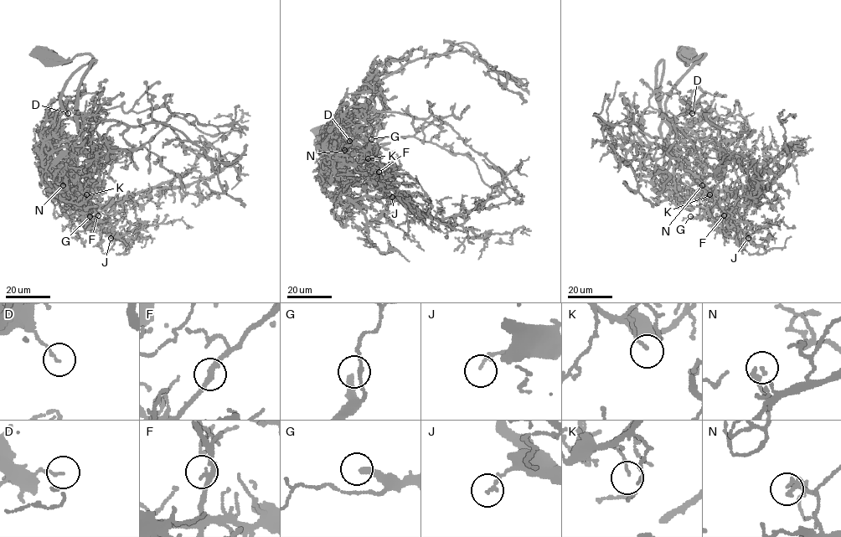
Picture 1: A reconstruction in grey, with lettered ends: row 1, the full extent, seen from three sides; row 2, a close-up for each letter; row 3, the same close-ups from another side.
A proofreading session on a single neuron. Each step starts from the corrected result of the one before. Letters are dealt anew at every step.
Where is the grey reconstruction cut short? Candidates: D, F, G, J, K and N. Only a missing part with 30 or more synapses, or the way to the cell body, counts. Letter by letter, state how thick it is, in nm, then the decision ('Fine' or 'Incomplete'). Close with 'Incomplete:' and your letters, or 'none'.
D: Thickness 100 nm. Incomplete
F: Thickness 200 nm. Fine
G: Thickness 280 nm. Incomplete
J: Thickness 120 nm. Fine
K: Thickness 110 nm. Fine
N: Thickness 180 nm. Fine
Incomplete: D, G

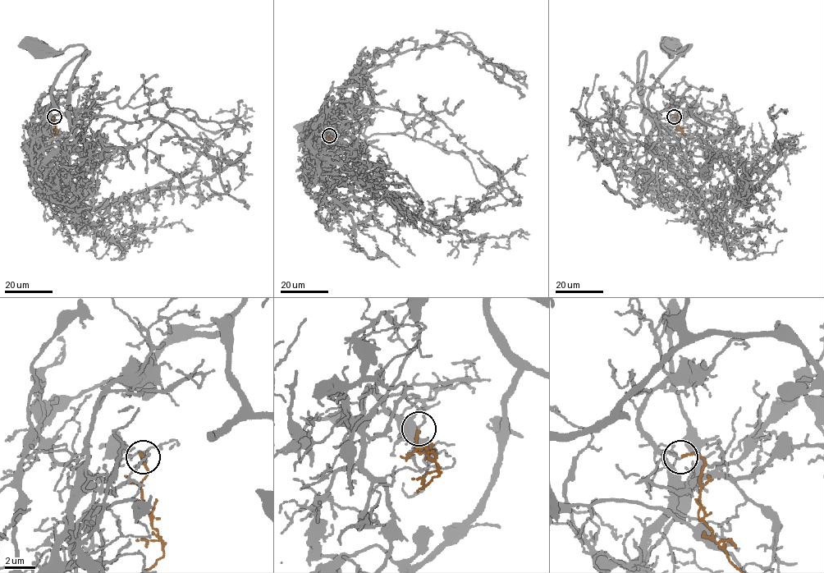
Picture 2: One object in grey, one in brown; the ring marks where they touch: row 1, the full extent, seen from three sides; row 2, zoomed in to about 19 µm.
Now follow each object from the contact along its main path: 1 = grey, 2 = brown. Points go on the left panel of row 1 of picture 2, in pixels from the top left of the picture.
1: (54, 116), (45, 119), (57, 98), (70, 108), (63, 114), (52, 97), (57, 74), (84, 48), (34, 43)
2: (54, 116), (57, 130), (54, 135)

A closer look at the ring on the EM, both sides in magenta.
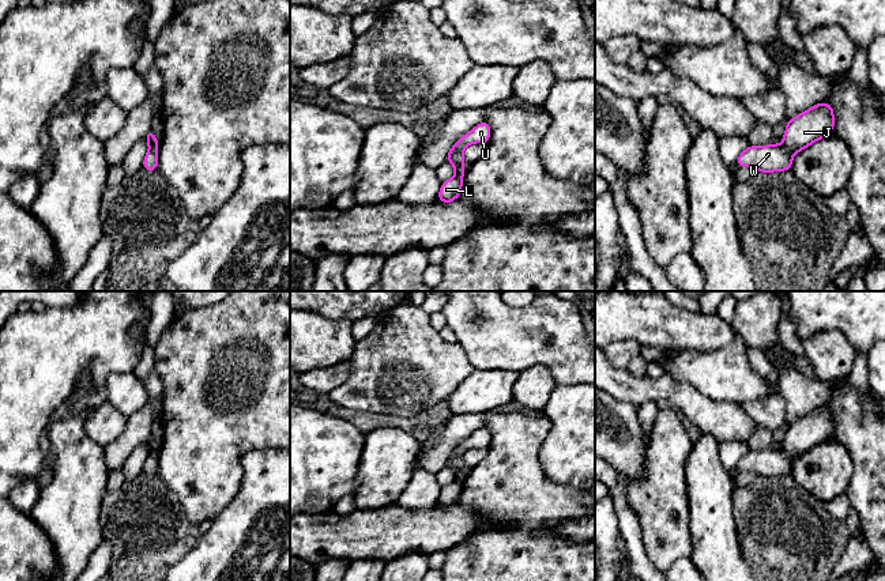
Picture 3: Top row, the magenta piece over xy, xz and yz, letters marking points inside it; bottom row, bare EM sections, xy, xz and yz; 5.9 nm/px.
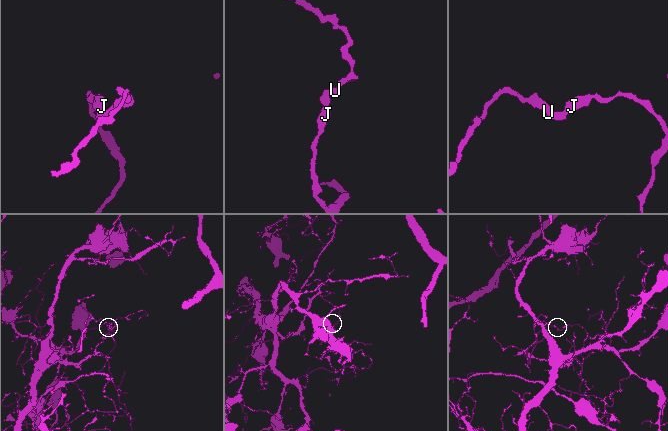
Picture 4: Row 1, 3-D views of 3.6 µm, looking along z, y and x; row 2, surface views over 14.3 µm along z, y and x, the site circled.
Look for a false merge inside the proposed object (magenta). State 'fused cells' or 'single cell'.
fused cells

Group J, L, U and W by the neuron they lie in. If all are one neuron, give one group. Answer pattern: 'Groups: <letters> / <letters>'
Groups: J L / U W

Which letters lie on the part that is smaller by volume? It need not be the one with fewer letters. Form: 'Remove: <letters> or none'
Remove: J, L

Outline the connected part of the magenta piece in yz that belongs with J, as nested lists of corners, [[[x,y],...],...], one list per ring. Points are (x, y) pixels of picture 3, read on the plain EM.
[[[826,407],[811,411],[787,426],[783,450],[791,459],[796,459],[814,446],[831,439],[833,430],[833,412]]]

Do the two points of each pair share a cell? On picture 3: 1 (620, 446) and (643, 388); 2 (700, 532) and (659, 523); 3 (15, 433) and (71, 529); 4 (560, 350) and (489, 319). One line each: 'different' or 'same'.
1: different
2: different
3: different
4: same

